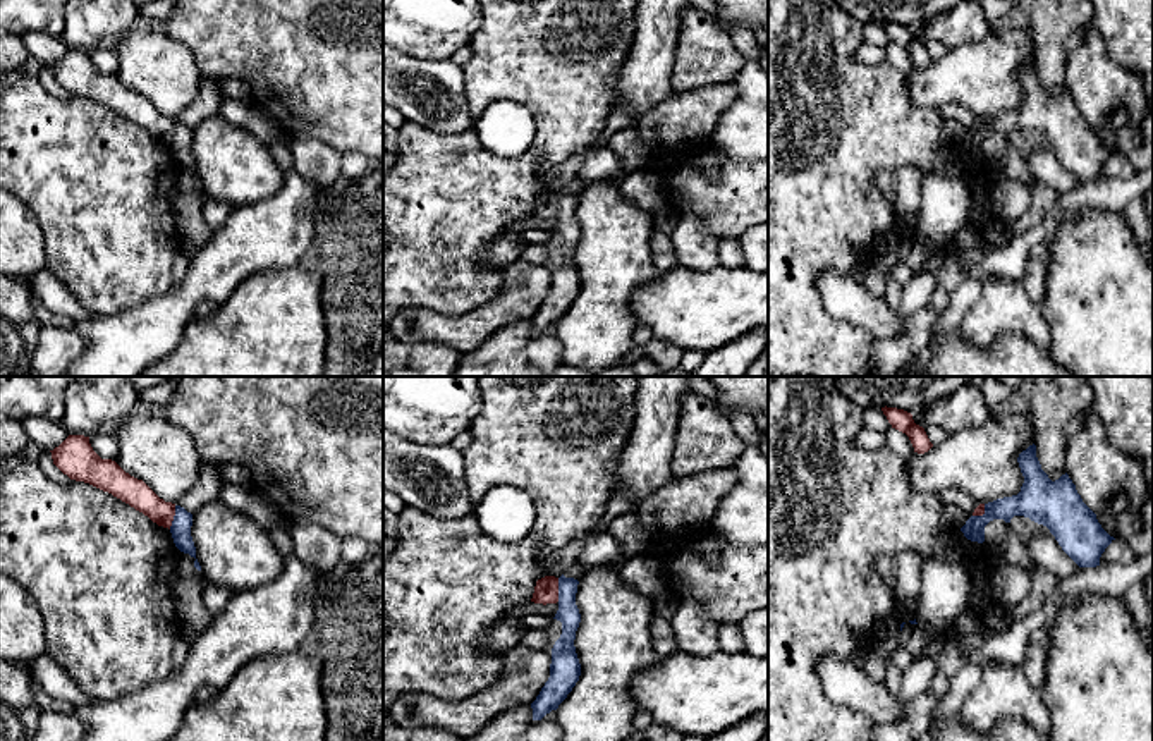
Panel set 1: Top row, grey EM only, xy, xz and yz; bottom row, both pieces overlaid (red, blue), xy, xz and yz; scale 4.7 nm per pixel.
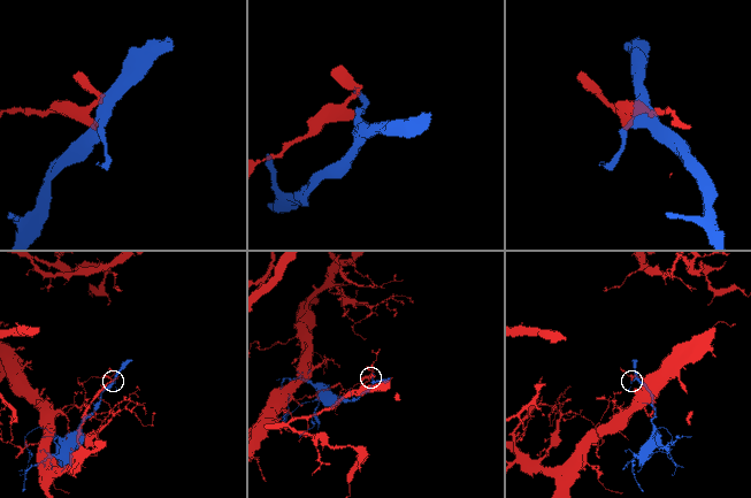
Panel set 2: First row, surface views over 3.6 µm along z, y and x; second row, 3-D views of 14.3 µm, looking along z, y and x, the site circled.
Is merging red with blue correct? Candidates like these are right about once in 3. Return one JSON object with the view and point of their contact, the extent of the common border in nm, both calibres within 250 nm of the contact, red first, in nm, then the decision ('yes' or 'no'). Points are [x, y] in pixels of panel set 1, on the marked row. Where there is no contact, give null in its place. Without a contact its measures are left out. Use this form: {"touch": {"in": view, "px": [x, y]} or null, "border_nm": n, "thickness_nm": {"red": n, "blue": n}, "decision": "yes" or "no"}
{"touch": {"in": "xy", "px": [172, 518]}, "border_nm": 120, "thickness_nm": {"red": 130, "blue": 100}, "decision": "no"}

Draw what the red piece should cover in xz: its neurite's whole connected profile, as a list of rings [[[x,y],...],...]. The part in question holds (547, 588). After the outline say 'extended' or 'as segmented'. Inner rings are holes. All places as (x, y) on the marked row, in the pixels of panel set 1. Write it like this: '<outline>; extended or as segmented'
[[[545,576],[536,581],[531,602],[534,603],[557,603],[558,602],[558,578]]]; as segmented

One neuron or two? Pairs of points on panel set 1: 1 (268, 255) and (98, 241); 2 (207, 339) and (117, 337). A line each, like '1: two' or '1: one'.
1: two
2: two

